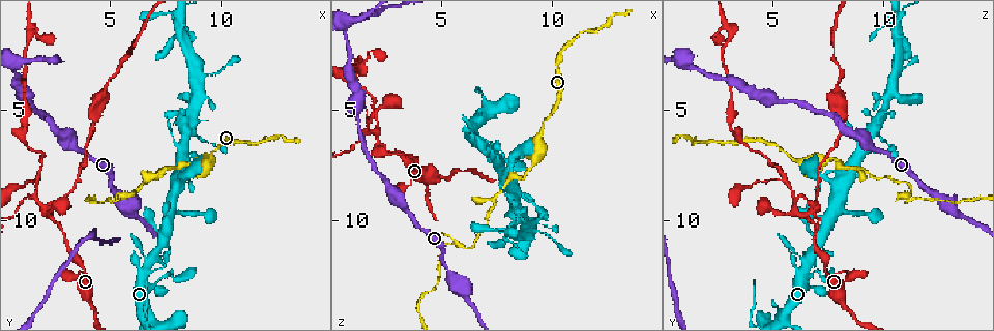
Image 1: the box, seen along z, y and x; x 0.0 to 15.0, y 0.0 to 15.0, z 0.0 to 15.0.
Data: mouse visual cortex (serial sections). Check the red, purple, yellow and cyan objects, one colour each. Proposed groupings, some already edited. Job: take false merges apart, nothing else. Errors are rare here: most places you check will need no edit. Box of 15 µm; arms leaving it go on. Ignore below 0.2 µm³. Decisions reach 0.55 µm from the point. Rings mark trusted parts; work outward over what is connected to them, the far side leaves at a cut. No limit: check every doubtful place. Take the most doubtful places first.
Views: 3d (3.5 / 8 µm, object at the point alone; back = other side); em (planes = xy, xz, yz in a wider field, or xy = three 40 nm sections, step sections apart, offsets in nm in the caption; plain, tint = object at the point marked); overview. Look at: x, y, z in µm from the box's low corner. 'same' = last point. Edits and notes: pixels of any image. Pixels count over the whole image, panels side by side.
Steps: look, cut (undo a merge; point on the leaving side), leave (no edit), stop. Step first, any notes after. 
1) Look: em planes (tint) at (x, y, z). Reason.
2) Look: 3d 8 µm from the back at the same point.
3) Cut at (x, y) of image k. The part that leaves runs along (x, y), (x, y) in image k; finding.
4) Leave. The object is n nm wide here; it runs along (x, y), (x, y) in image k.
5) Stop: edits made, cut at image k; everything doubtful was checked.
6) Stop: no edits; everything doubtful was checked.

Look: 3d 3.5 µm at (2.1, 9.8, 6.5). Looks like a crossing.

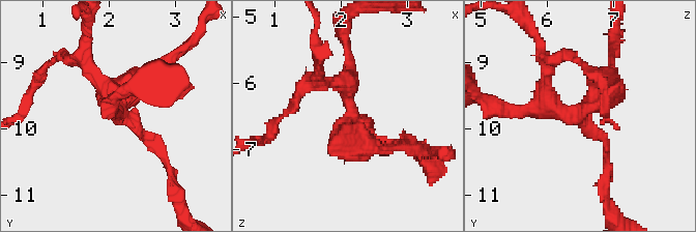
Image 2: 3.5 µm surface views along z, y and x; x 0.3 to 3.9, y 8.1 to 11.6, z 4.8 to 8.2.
Look: em xy step 2 (tint) at (2.20, 9.85, 6.45). Need the tissue.

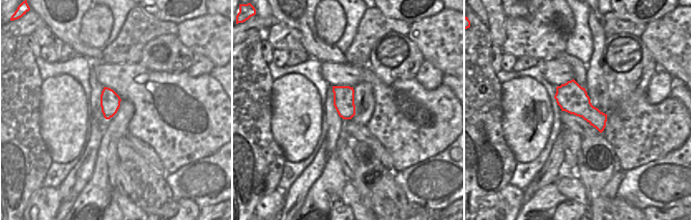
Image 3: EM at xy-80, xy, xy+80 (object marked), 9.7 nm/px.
Leave. The object is 200 nm wide here; it runs along (166, 157), (95, 76) in image 2; continuous, no second cell.

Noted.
Look: 3d 3.5 µm at (1.7, 9.0, 5.9). Three arms meet.

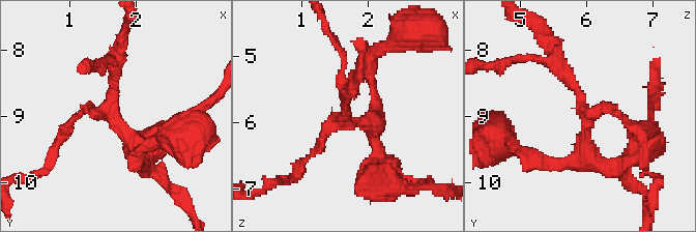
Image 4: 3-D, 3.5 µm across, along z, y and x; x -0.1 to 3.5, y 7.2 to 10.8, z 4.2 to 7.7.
Look: em xy step 2 (tint) at (1.60, 8.90, 6.00). Need the tissue.

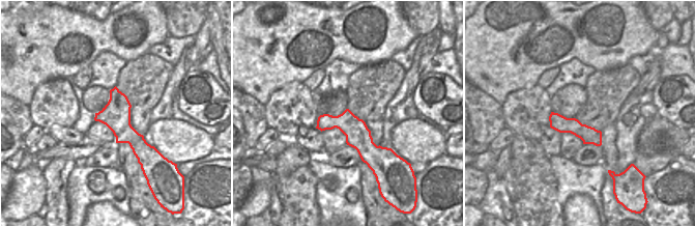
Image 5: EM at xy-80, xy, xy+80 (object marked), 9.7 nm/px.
Leave. 3 arms meet here; it runs along (115, 90), (118, 121), (144, 162) in image 5; one cell here.

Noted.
Look: 3d 3.5 µm at (1.7, 8.2, 5.5). Side arm on a straight run.

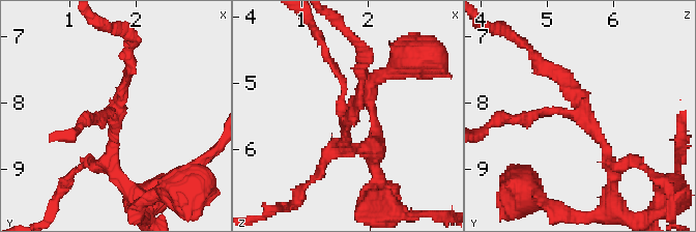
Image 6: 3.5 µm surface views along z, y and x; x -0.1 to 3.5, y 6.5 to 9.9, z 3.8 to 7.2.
Look: em xy step 3 (tint) at (1.70, 8.20, 5.55). 3 arms meet here; the arms are 100, 200, 200 nm wide; need the tissue.

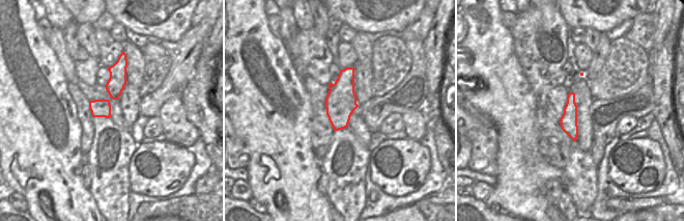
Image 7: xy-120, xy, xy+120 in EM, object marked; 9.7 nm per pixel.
Look: em xy step 5 (tint) at the same point. Cut it another way.

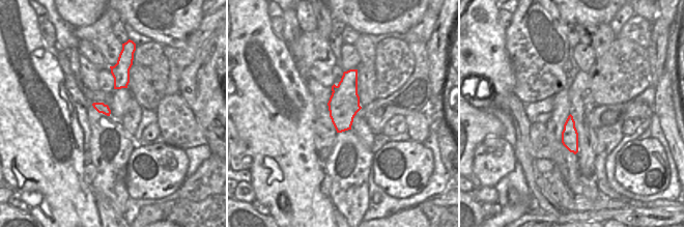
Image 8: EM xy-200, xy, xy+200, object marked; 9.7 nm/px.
Leave. It runs along (614, 175), (580, 98), (543, 66) in image 6; continuous, no second cell.

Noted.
Look: em xy step 2 (tint) at (4.8, 4.0, 8.0). Calibre changes.

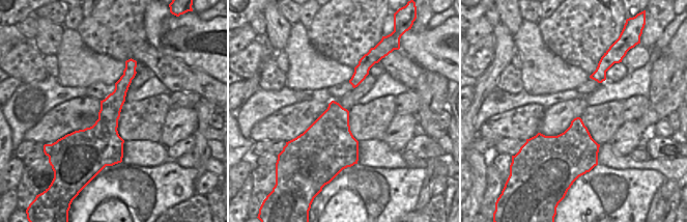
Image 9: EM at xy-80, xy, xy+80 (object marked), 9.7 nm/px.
Look: 3d 3.5 µm at the same point. See where the arms go.

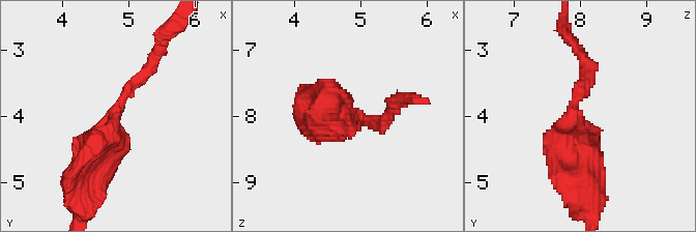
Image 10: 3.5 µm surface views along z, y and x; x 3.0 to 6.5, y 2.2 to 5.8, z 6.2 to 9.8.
Leave. It runs along (131, 61), (110, 108), (102, 164) in image 9; all the same cell.

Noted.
Look: 3d 3.5 µm from the back at (5.1, 9.2, 11.2). Abrupt turn.

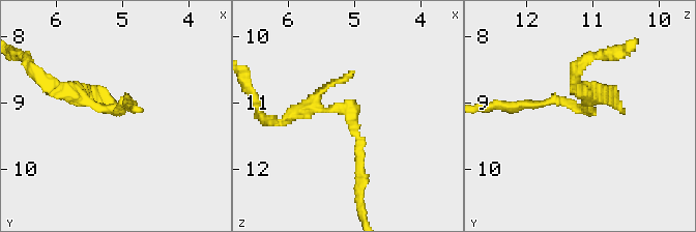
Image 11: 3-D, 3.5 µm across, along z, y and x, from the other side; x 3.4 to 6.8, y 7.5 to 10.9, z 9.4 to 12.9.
Look: em xy step 1 (tint) at (5.15, 9.10, 11.10). The arms are 150, 250 nm wide; shape alone is not enough.

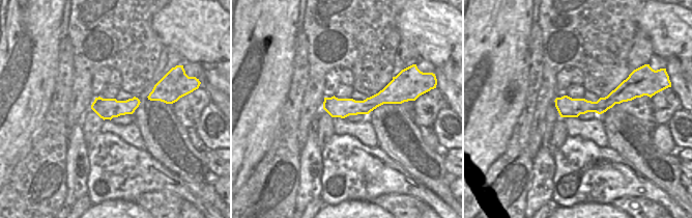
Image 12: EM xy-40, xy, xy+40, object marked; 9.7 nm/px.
Leave. It runs along (401, 100), (325, 106) in image 12; one cell here.

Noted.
Stop: no edits; everything doubtful was checked.

